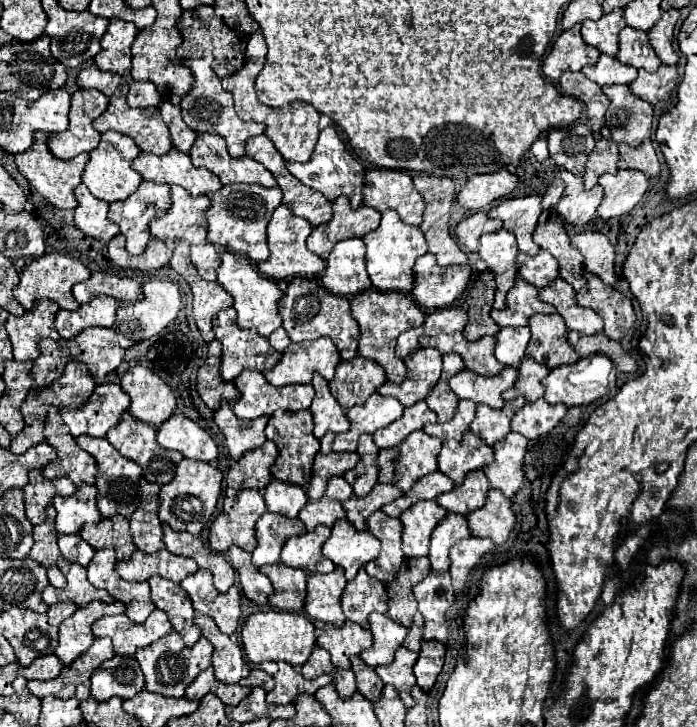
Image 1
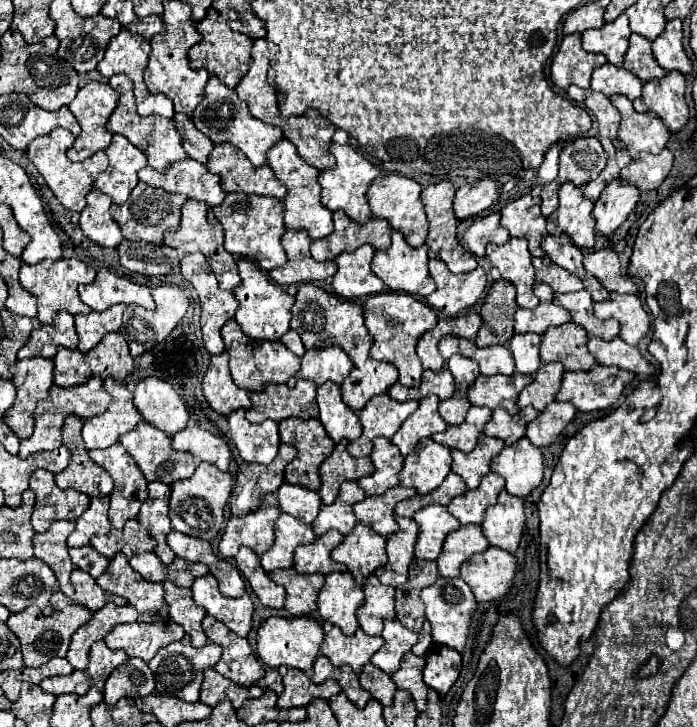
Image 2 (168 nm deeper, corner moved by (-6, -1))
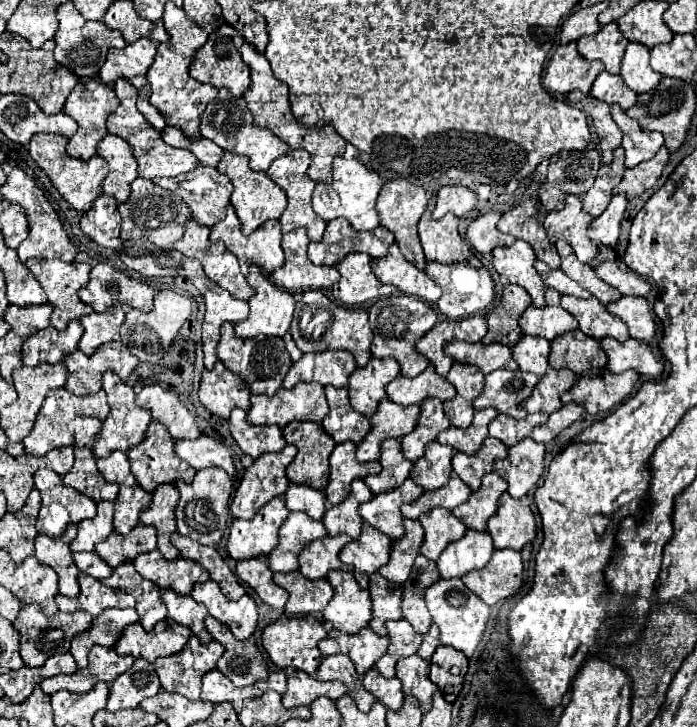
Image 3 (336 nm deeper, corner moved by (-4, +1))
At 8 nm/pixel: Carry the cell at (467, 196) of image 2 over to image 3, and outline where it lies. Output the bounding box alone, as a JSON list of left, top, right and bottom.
[432,185,478,219]

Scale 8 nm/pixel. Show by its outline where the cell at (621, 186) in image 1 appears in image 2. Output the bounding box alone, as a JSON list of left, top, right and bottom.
[594,179,640,237]

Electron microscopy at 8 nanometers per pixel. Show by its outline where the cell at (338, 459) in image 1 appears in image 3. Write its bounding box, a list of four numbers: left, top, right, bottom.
[324,441,380,505]

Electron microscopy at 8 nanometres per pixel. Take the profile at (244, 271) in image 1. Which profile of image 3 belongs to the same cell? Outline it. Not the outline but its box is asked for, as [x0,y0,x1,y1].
[234,265,294,337]

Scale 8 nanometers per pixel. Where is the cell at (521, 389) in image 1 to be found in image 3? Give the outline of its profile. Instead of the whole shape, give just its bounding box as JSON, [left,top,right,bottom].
[522,367,576,413]

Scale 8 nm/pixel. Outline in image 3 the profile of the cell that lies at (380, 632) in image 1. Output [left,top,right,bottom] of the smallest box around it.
[376,619,422,677]

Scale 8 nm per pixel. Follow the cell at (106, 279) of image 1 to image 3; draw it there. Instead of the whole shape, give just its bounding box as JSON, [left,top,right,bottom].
[78,263,154,313]

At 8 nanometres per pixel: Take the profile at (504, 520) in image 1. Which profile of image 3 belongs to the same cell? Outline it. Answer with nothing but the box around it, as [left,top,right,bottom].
[488,493,536,551]

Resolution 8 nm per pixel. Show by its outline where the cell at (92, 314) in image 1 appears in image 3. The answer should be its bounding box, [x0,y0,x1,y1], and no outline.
[78,307,126,355]

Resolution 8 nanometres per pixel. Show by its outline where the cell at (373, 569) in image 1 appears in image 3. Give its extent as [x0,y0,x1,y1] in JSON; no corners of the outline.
[378,519,424,583]

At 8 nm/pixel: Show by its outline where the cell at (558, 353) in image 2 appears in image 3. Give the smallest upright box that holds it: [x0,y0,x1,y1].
[548,329,606,375]

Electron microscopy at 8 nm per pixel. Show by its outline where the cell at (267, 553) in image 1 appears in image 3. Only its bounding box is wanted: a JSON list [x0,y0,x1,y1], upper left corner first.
[268,513,326,573]

